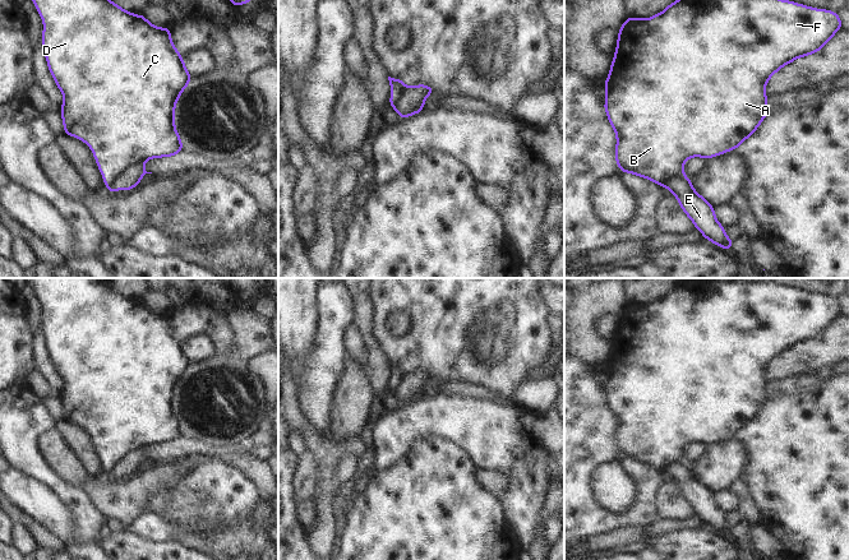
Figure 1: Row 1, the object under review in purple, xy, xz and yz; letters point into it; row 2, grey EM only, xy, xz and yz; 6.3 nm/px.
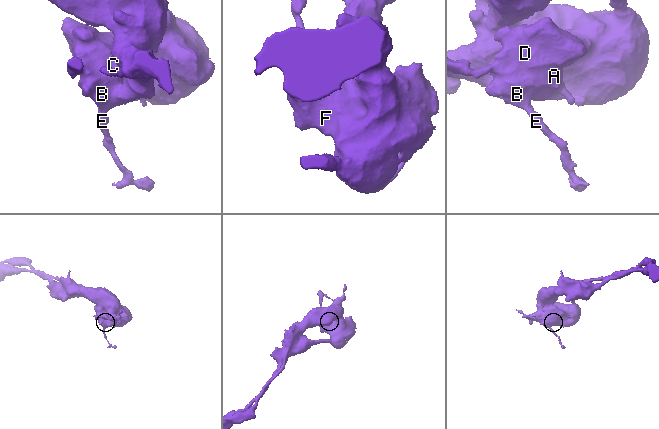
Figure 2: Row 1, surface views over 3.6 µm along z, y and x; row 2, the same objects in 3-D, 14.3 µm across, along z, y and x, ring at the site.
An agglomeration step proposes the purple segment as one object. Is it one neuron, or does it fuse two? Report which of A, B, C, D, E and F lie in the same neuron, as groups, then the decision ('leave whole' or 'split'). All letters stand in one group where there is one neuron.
A B C D F / E; split

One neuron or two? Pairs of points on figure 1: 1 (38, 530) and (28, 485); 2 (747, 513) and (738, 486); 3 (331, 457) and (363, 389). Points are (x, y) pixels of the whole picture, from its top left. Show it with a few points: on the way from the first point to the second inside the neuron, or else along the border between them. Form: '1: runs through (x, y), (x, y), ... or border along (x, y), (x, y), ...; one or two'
1: border along (13, 501), (28, 515), (37, 518), (61, 536); two
2: runs through (747, 507), (742, 493); one
3: border along (365, 435), (330, 438); two

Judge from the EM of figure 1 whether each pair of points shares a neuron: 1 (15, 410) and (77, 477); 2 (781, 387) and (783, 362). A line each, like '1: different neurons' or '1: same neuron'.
1: different neurons
2: different neurons

